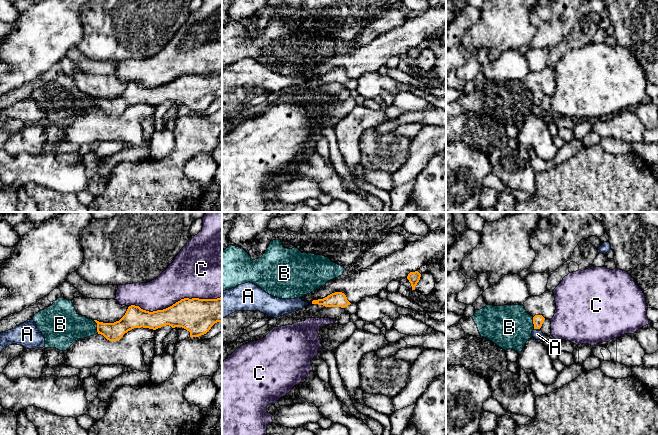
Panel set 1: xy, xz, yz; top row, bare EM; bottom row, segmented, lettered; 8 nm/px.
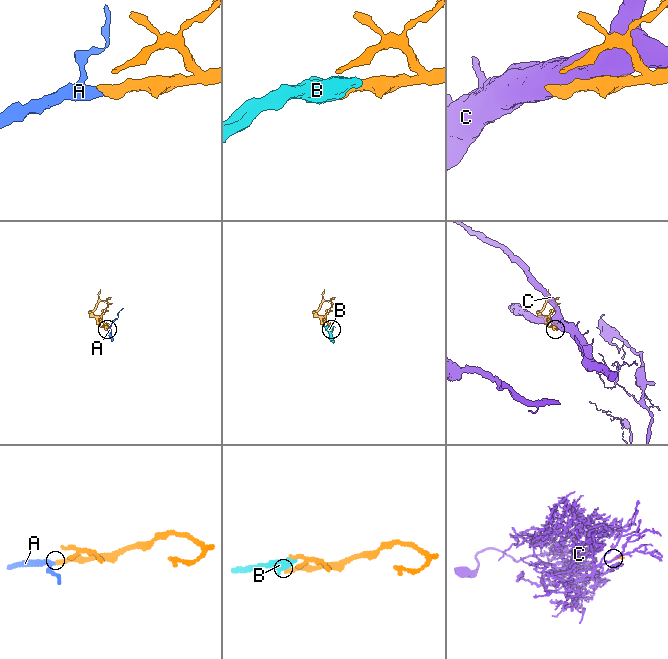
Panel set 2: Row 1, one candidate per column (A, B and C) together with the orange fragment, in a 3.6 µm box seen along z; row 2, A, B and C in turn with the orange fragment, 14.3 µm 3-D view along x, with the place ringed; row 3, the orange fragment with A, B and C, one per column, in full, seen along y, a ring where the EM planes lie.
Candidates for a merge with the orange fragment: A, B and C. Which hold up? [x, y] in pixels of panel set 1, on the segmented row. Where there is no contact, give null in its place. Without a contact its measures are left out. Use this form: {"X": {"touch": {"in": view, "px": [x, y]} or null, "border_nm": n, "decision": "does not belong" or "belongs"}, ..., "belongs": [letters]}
{"A": {"touch": {"in": "yz", "px": [537, 328]}, "border_nm": 50, "decision": "belongs"}, "B": {"touch": {"in": "xy", "px": [97, 327]}, "border_nm": 120, "decision": "does not belong"}, "C": {"touch": {"in": "xy", "px": [176, 302]}, "border_nm": 750, "decision": "does not belong"}, "belongs": ["A"]}

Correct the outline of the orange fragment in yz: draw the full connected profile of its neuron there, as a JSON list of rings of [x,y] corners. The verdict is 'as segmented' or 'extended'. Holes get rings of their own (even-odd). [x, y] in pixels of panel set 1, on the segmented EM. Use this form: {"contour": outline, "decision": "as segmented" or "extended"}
{"contour": [[[535,315],[533,317],[534,330],[532,331],[532,337],[536,340],[541,340],[543,338],[543,333],[540,330],[545,318],[542,315]]], "decision": "extended"}

